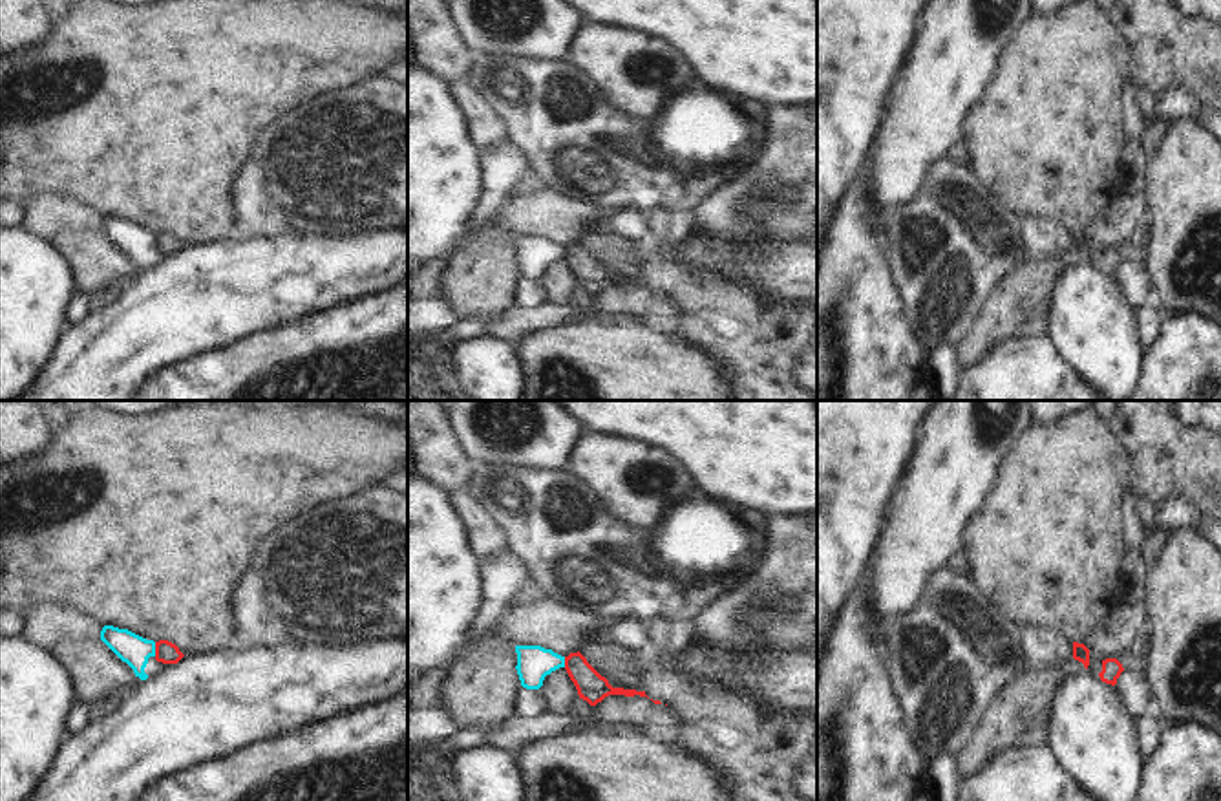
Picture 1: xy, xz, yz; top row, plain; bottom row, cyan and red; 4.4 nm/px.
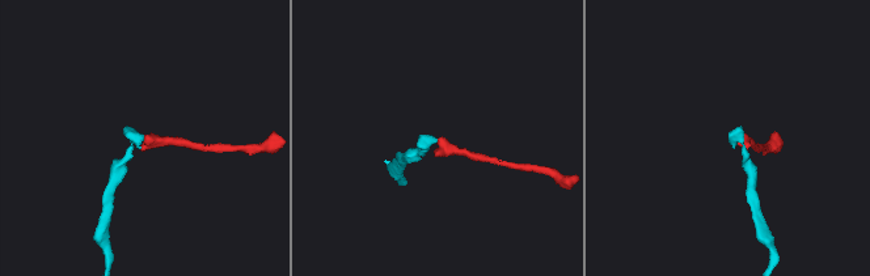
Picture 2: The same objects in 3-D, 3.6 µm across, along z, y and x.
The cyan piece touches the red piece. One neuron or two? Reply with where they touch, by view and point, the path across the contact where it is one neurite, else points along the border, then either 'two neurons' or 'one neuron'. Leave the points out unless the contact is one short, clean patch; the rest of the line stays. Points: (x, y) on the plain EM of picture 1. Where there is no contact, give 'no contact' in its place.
xy (154, 240) | along xy (154, 233), (156, 245) | two neurons

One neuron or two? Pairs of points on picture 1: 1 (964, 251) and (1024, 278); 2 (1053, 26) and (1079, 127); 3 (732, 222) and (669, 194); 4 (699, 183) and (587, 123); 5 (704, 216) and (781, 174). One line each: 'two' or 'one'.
1: two
2: one
3: two
4: one
5: one

